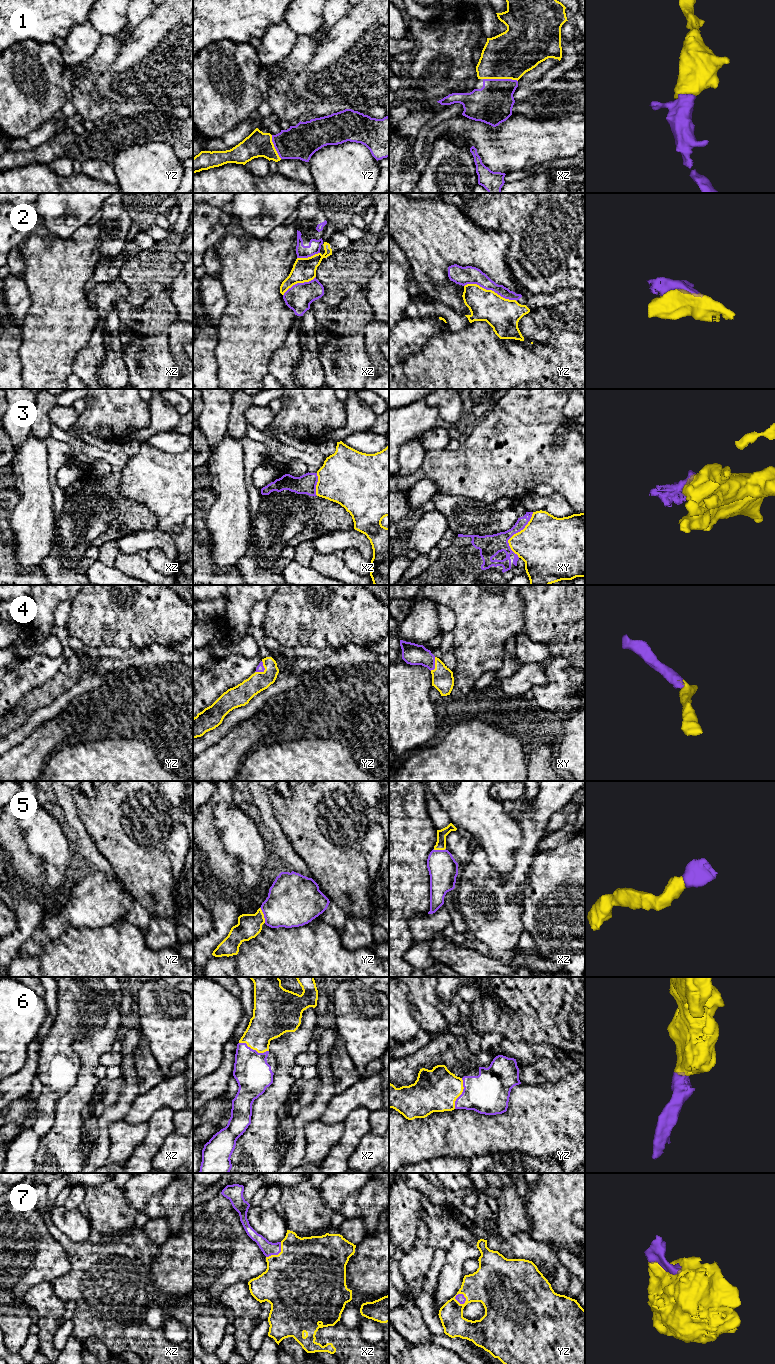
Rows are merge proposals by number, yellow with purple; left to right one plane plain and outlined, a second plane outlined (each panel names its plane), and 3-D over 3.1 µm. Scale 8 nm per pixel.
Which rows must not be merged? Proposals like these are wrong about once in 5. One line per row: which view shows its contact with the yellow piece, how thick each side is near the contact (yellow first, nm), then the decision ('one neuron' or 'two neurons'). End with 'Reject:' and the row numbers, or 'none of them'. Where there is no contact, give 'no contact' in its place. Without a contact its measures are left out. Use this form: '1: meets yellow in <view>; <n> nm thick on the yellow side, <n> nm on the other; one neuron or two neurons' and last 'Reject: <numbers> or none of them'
1: meets yellow in xz; 380 nm thick on the yellow side, 320 nm on the other; one neuron
2: meets yellow in yz; 260 nm thick on the yellow side, 140 nm on the other; two neurons
3: meets yellow in xy; 440 nm thick on the yellow side, 180 nm on the other; two neurons
4: meets yellow in yz; 160 nm thick on the yellow side, 60 nm on the other; one neuron
5: meets yellow in yz; 190 nm thick on the yellow side, 400 nm on the other; one neuron
6: meets yellow in xz; 280 nm thick on the yellow side, 300 nm on the other; one neuron
7: meets yellow in yz; 260 nm thick on the yellow side, 70 nm on the other; one neuron
Reject: 2, 3

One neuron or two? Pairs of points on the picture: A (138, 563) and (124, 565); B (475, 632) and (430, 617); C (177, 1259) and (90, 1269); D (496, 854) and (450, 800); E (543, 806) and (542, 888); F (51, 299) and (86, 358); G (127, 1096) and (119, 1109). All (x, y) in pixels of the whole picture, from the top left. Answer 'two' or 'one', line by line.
A: one
B: two
C: two
D: one
E: two
F: two
G: one

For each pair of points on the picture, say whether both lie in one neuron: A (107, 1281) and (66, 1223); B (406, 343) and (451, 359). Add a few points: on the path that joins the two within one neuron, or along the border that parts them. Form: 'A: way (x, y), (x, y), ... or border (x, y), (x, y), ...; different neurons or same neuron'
A: border (59, 1230), (76, 1242), (83, 1242), (91, 1232); different neurons
B: border (440, 333), (402, 361); different neurons

